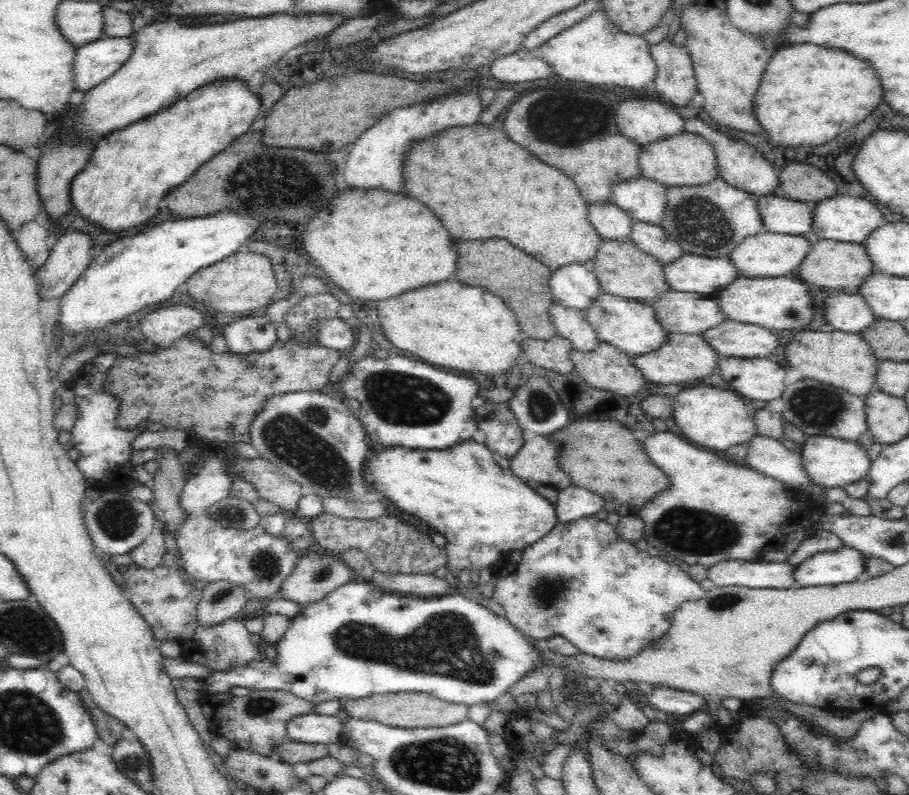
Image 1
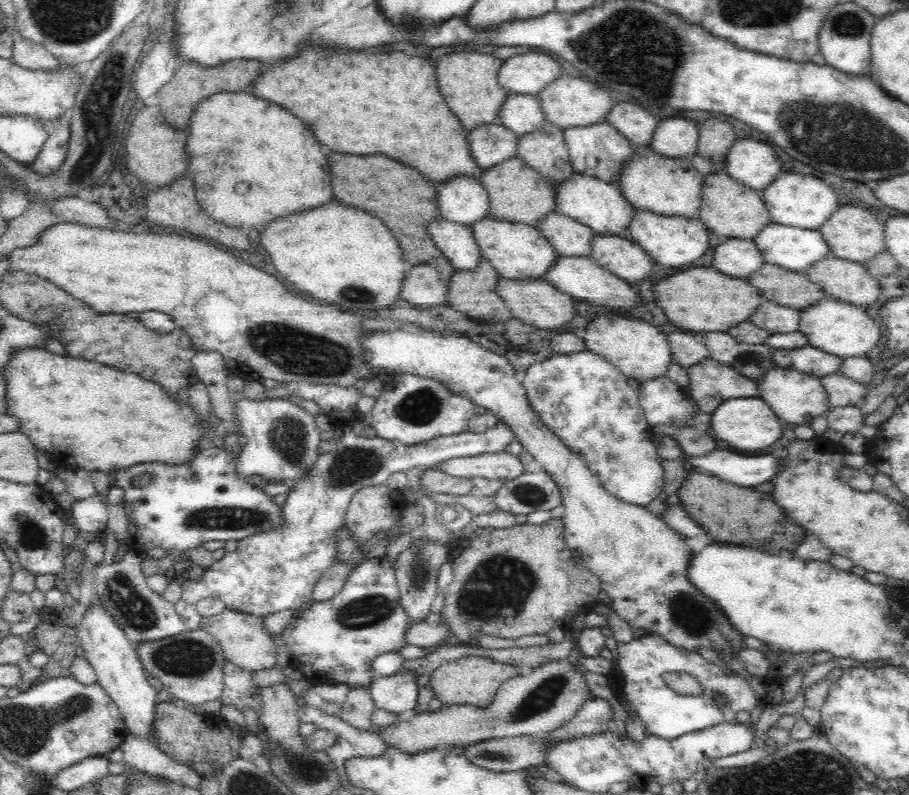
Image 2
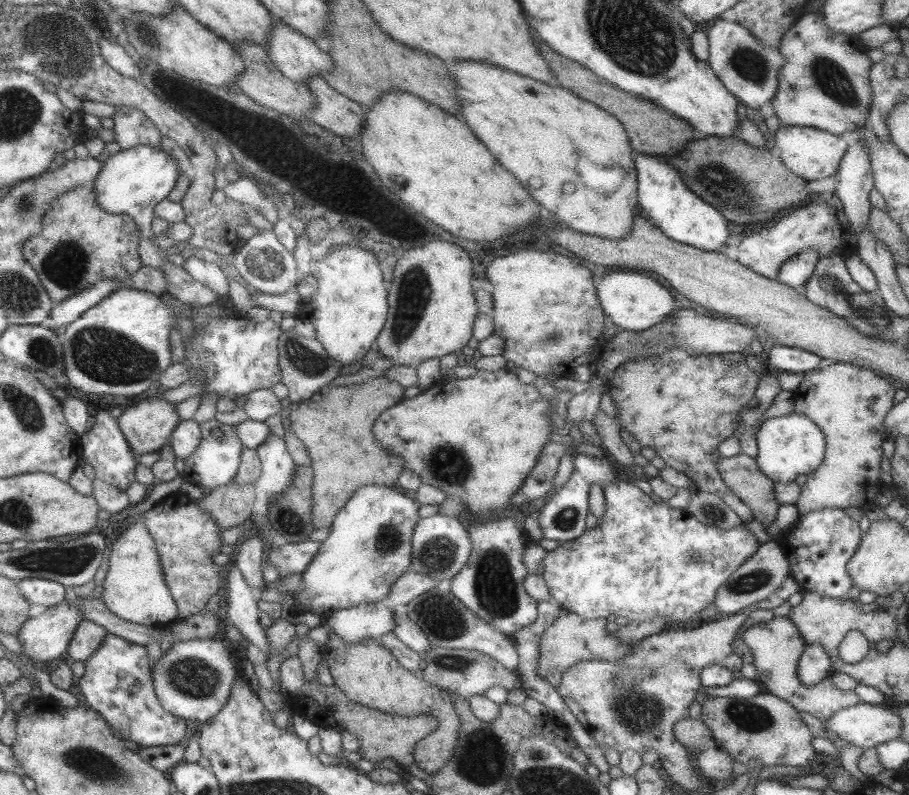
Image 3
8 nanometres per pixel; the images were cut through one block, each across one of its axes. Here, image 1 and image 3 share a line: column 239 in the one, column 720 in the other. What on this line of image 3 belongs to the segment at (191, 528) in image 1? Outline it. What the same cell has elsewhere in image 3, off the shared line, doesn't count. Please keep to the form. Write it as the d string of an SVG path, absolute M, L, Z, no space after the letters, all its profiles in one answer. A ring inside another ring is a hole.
M616 481L615 484L605 484L601 488L601 496L604 499L605 511L602 517L597 520L597 525L591 530L587 530L577 539L562 544L555 550L548 552L543 562L544 572L542 578L549 590L552 601L559 604L560 609L577 614L584 619L609 619L617 616L624 616L630 621L645 621L653 619L653 617L667 617L670 622L677 622L680 625L684 620L693 618L695 613L699 613L709 605L715 597L717 588L729 579L729 576L741 565L746 562L759 549L760 543L757 542L755 536L747 530L745 524L739 524L737 527L721 530L717 527L707 526L698 522L697 519L689 515L684 509L671 508L667 506L667 502L655 503L649 495L643 493L637 486L629 482Z

